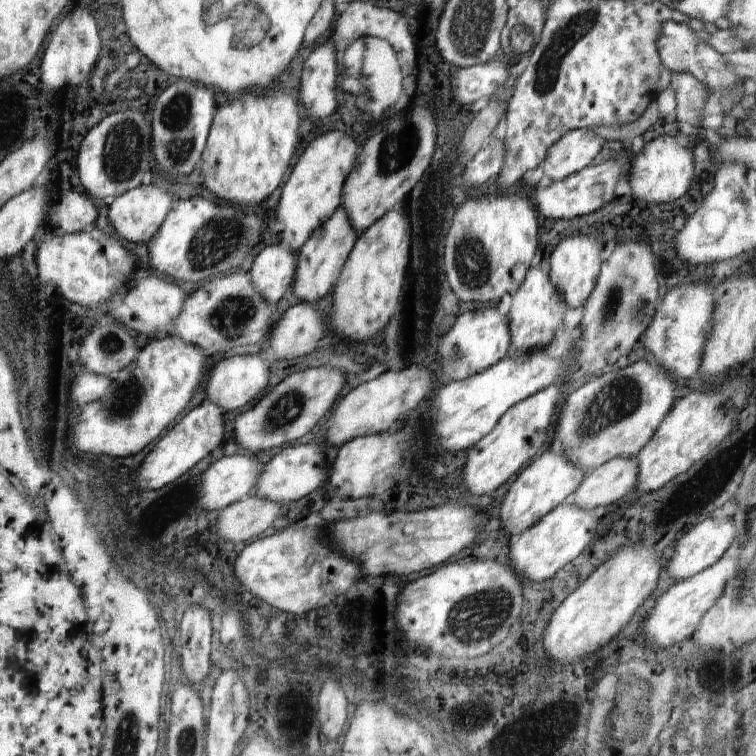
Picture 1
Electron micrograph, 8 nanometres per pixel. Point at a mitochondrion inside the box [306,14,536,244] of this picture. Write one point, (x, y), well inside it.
(380, 76)

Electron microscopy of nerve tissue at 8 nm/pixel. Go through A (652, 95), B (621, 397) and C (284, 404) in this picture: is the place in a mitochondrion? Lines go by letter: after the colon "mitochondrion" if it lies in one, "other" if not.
A: other
B: mitochondrion
C: mitochondrion

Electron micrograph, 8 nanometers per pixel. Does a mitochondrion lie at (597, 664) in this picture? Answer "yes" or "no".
no

